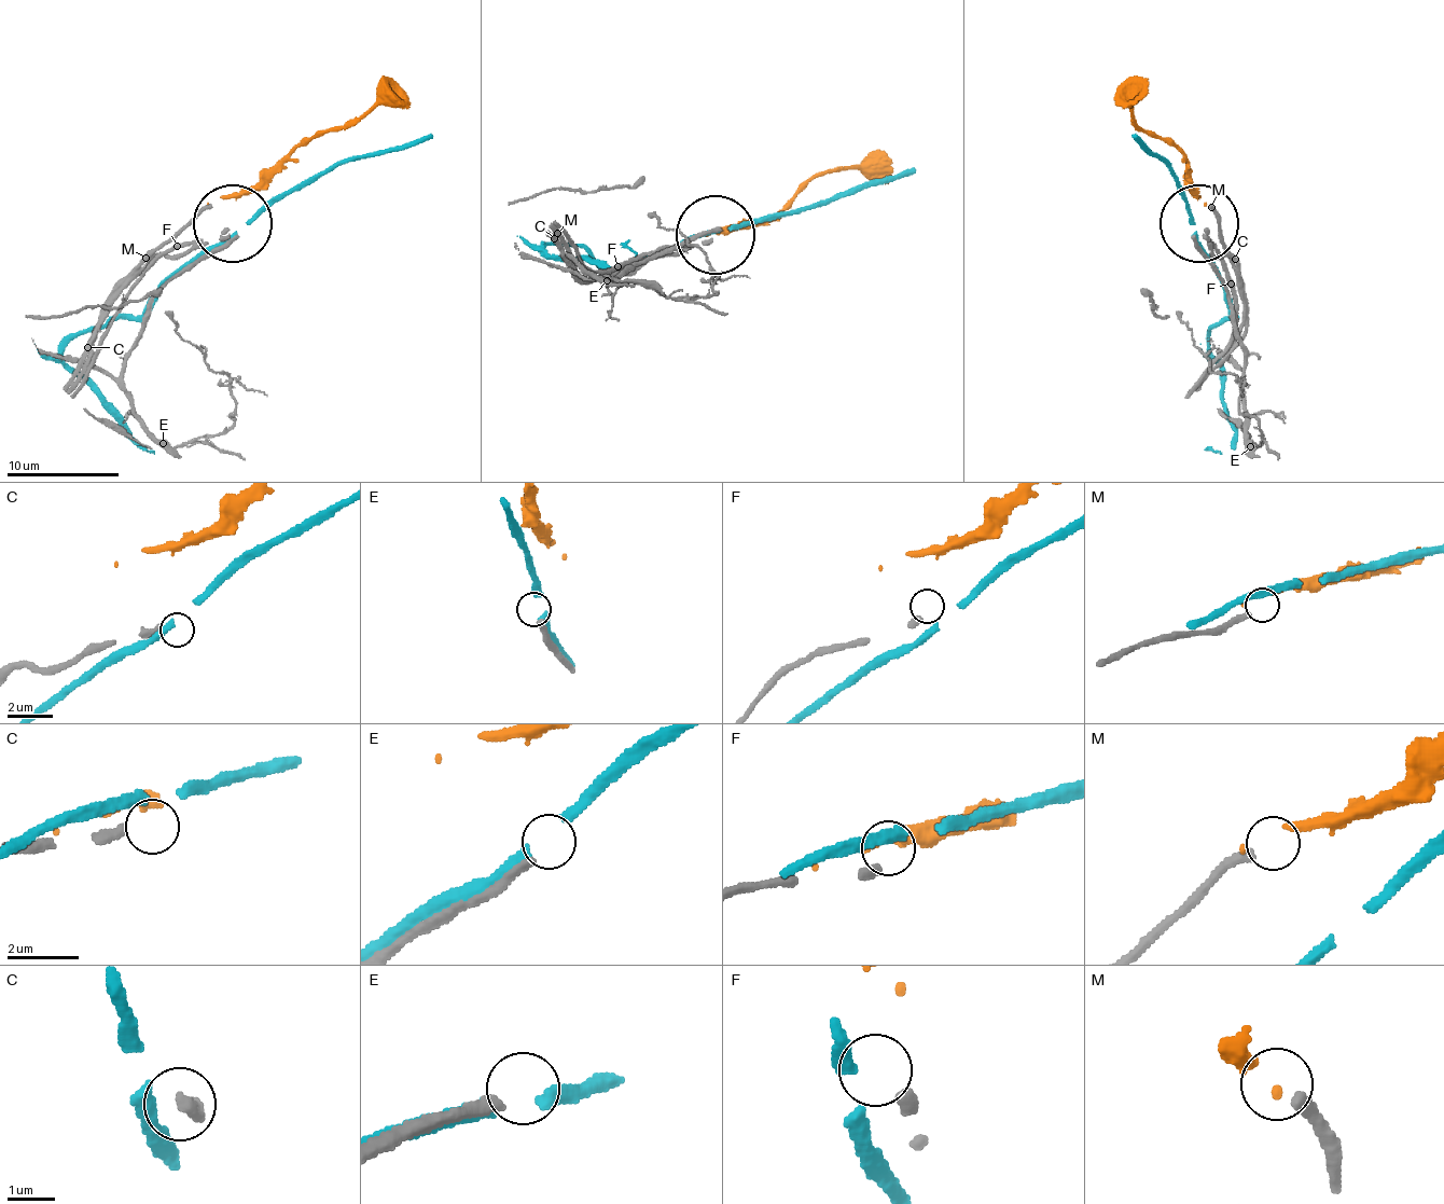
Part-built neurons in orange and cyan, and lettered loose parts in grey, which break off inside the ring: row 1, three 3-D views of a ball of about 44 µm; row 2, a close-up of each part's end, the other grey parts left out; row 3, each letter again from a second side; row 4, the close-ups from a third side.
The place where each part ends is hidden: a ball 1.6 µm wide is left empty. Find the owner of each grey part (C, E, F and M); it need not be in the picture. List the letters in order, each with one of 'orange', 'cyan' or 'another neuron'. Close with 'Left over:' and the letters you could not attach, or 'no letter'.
C: another neuron
E: another neuron
F: another neuron
M: another neuron
Left over: C, E, F, M

